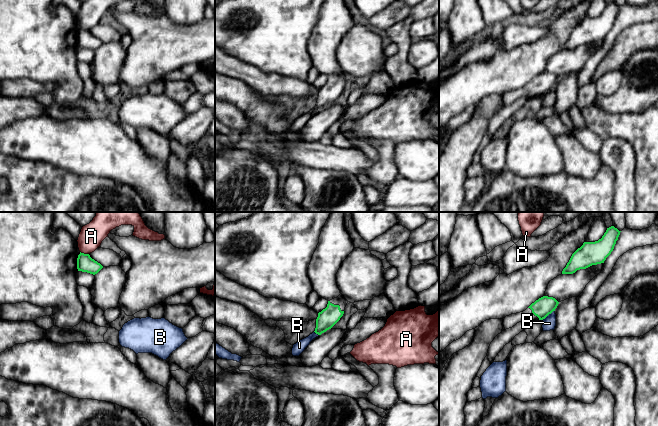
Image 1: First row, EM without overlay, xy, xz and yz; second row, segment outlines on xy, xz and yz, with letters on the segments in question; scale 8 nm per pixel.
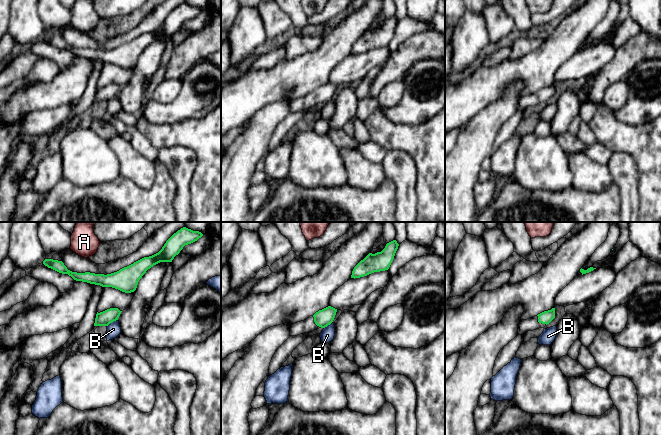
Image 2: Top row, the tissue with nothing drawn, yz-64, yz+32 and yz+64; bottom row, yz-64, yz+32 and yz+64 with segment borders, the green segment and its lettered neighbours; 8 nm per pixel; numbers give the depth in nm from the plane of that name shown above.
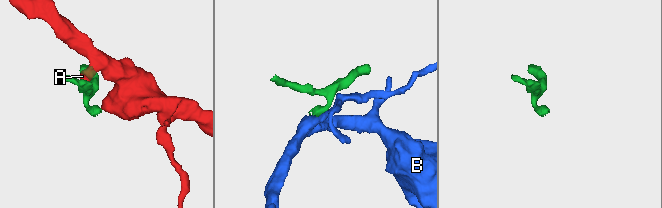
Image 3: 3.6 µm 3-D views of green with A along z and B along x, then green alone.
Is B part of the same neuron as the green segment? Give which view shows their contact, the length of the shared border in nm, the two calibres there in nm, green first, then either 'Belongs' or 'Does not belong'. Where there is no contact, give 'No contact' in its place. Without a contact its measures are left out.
Touches green in yz. Shared border 130 nm. Thickness 150 nm (green) against 110 nm. Does not belong

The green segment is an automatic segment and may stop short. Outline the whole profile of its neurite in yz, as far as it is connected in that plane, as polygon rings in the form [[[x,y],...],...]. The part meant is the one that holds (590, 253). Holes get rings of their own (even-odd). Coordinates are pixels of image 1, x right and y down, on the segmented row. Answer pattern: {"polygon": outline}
{"polygon": [[[614,226],[607,228],[601,239],[595,242],[584,242],[571,256],[562,274],[573,274],[577,270],[604,263],[611,254],[620,232]]]}

